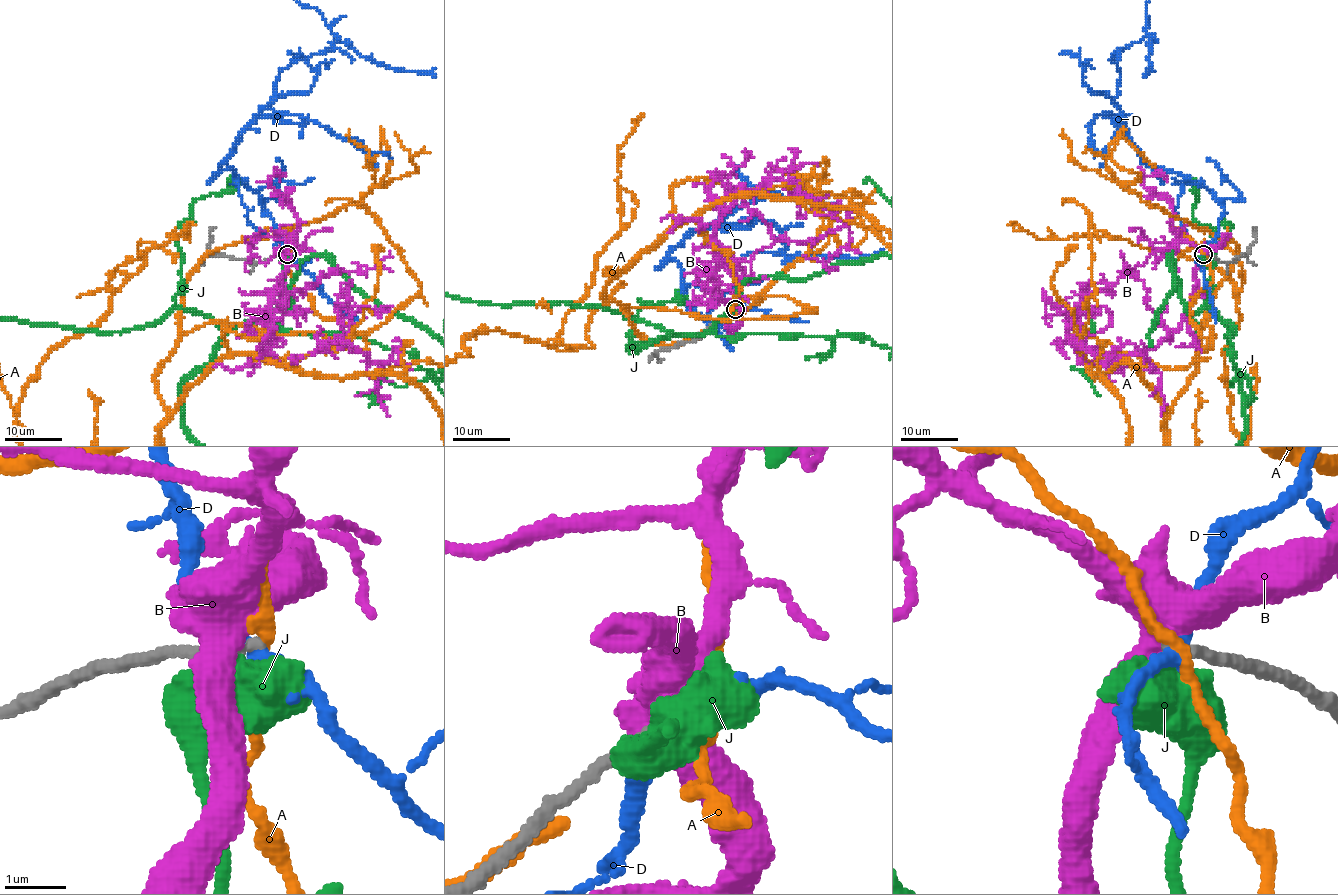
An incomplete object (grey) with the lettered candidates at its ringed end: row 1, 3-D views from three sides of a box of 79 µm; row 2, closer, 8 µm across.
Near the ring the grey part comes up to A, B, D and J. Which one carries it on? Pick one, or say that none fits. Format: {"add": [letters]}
{"add": []}

